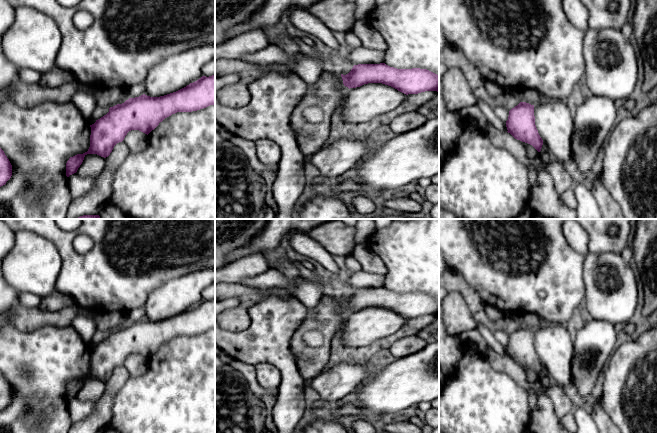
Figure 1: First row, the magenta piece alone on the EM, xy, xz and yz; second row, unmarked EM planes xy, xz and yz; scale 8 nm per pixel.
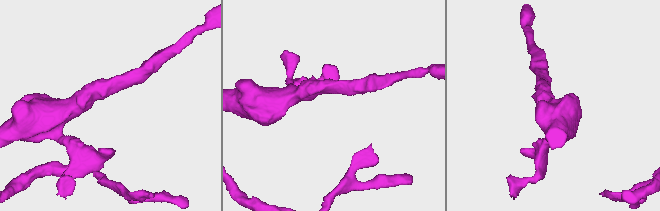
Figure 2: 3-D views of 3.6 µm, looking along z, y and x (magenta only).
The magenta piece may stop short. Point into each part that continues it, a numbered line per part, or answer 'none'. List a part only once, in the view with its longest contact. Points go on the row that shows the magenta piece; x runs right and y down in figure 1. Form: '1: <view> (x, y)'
none

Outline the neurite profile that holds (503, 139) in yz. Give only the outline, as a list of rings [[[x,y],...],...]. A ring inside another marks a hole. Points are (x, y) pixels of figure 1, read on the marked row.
[[[487,122],[487,125],[485,126],[484,132],[494,145],[511,152],[521,163],[527,167],[527,169],[529,164],[533,162],[539,171],[539,158],[534,161],[530,161],[527,157],[524,146],[510,133],[507,131],[498,130],[489,122]]]

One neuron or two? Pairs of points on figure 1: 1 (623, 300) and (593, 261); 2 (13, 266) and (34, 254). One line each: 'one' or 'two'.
1: one
2: one

